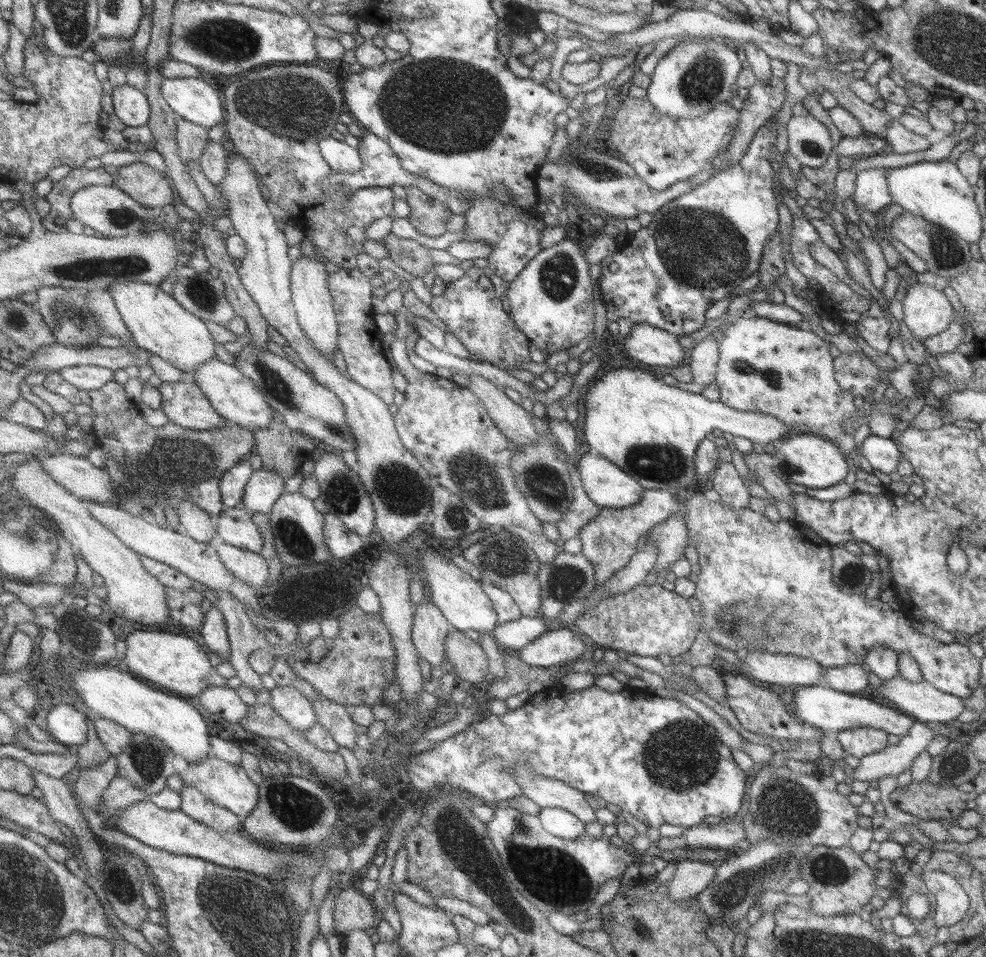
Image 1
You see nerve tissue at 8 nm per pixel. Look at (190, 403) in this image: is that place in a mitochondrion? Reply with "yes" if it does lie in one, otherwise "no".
yes

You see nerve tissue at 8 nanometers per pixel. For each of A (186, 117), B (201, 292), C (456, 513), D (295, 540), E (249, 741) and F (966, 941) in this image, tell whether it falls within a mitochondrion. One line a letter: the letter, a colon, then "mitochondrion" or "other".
A: other
B: mitochondrion
C: mitochondrion
D: mitochondrion
E: other
F: other

